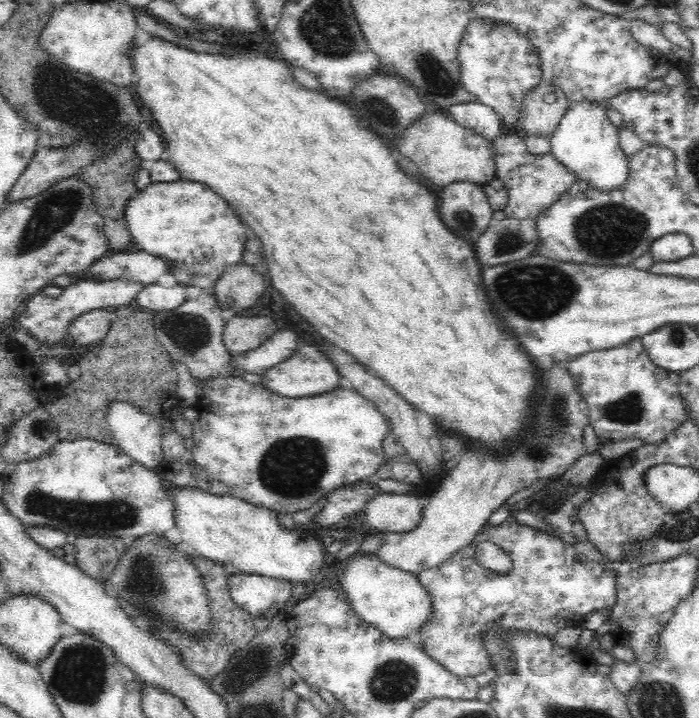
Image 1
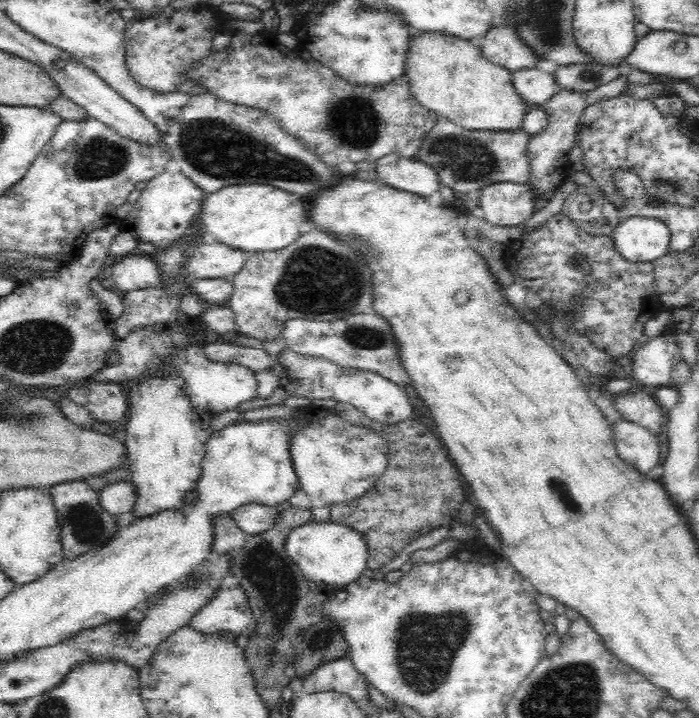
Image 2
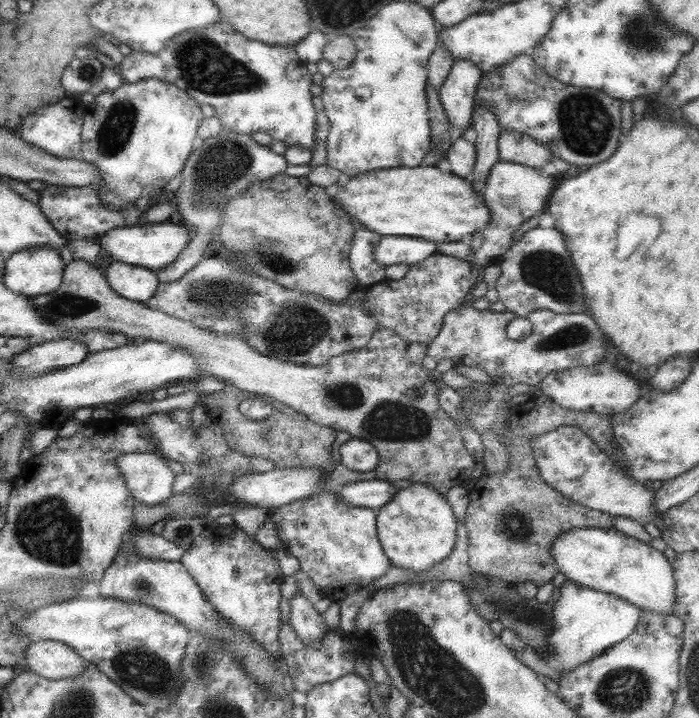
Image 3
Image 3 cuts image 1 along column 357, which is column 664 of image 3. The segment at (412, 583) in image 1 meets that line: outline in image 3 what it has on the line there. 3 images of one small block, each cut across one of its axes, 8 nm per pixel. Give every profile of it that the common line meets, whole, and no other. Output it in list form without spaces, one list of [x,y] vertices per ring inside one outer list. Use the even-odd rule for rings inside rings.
[[[580,527],[558,535],[550,543],[548,552],[558,573],[566,576],[566,581],[616,595],[641,609],[641,612],[674,615],[676,582],[672,564],[668,563],[664,552],[654,549],[649,543],[630,537],[614,527]]]

